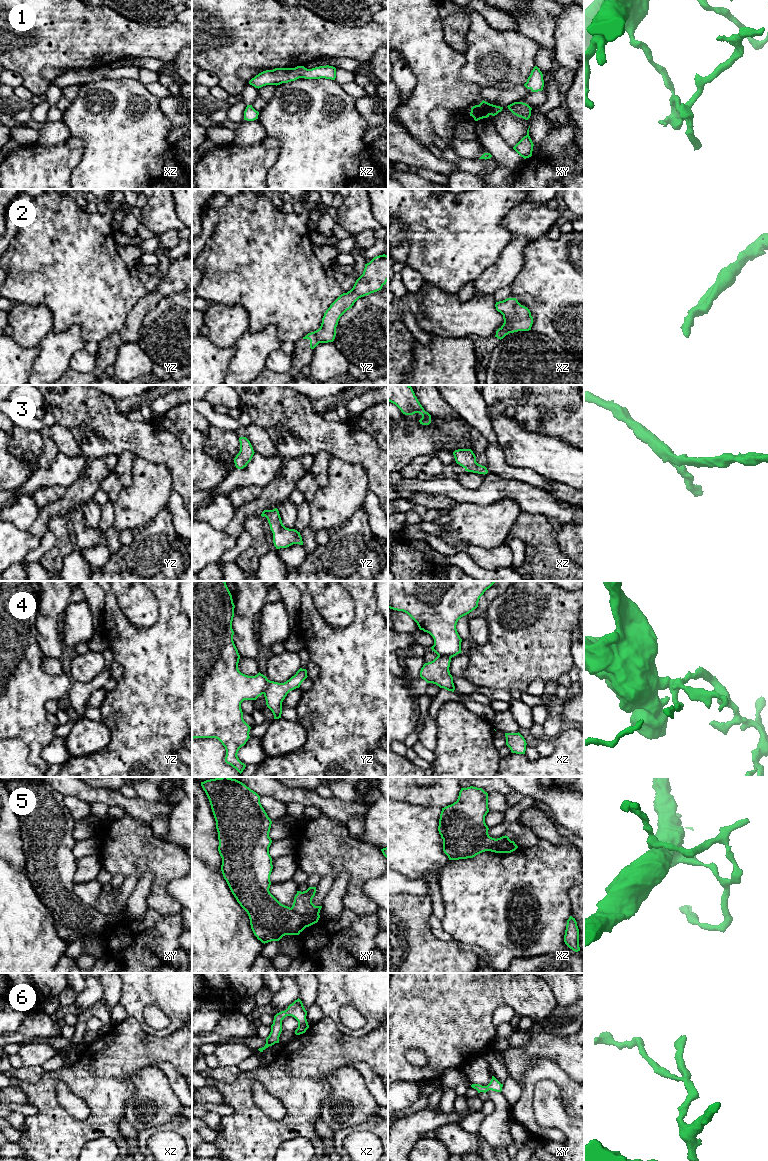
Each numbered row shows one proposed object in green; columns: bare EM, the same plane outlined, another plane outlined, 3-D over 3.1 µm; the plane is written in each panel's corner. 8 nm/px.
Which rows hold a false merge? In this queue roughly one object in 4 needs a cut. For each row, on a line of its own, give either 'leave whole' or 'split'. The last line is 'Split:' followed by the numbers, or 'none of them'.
1: leave whole
2: leave whole
3: leave whole
4: split
5: split
6: leave whole
Split: 4, 5

